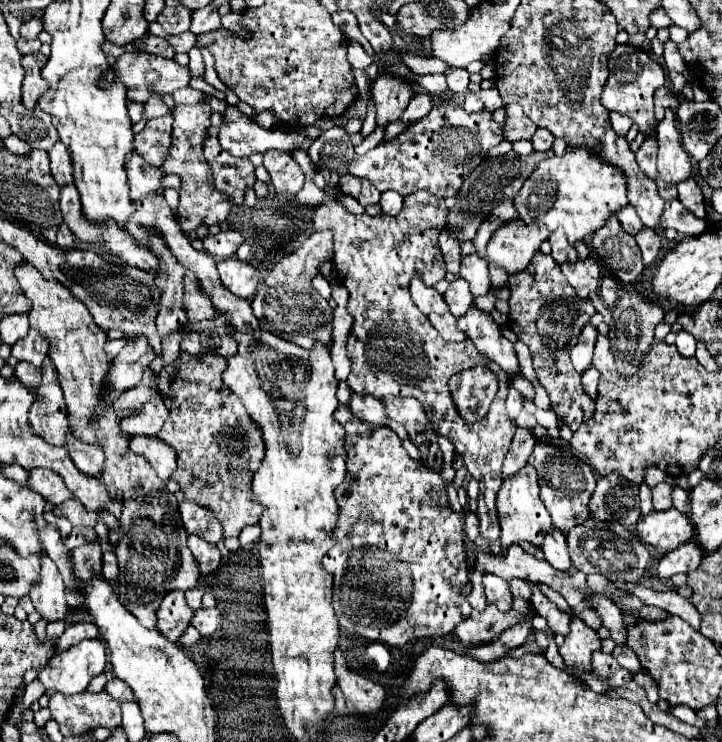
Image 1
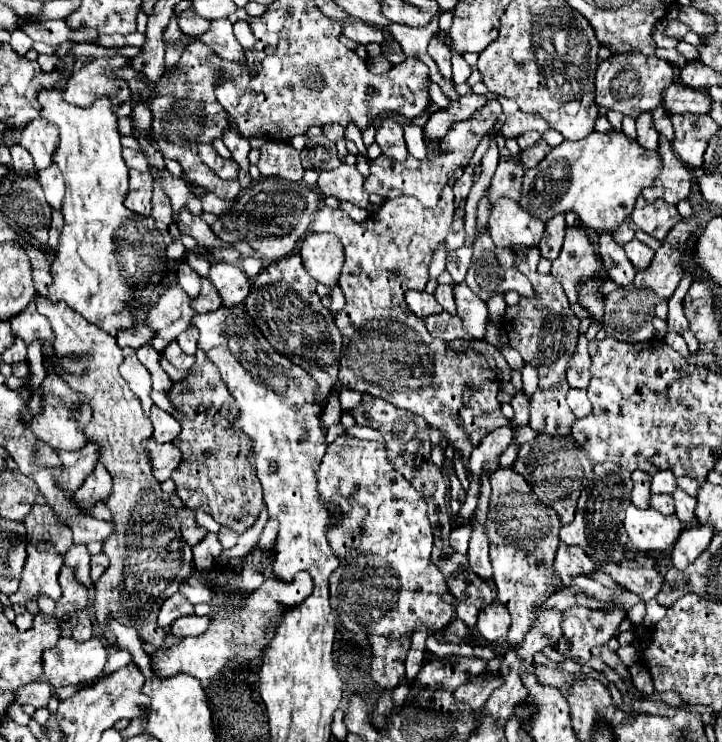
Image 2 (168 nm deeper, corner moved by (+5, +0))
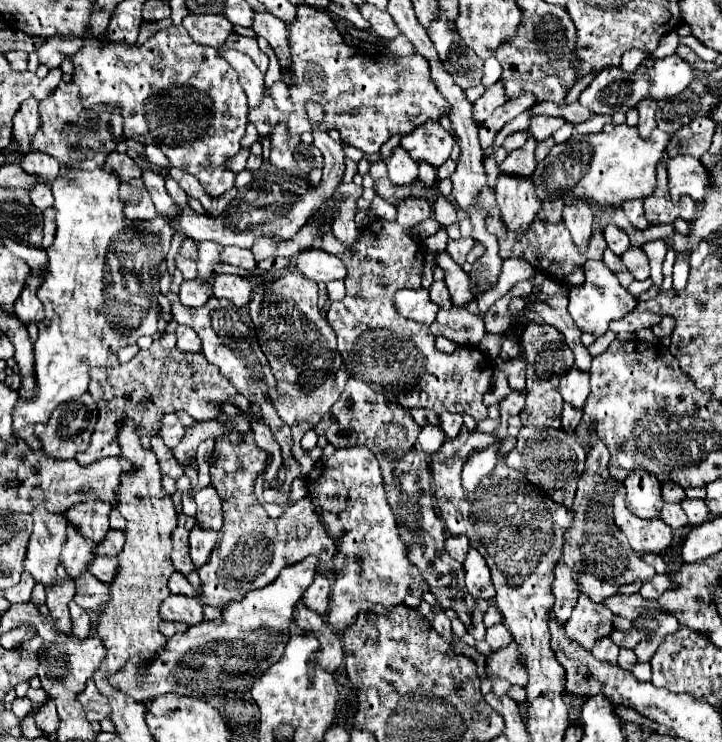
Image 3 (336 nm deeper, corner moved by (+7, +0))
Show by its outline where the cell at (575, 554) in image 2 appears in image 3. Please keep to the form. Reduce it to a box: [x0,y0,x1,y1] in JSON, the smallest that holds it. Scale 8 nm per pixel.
[575,573,619,603]

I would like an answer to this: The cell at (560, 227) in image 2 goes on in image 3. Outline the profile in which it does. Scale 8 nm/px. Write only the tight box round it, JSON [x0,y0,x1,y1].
[539,198,563,221]

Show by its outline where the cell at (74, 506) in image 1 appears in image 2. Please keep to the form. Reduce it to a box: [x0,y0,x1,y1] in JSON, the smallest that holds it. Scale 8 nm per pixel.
[69,513,113,545]

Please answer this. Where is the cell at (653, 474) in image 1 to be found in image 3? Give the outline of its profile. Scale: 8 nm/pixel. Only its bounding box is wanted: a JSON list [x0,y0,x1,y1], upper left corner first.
[663,483,685,503]

